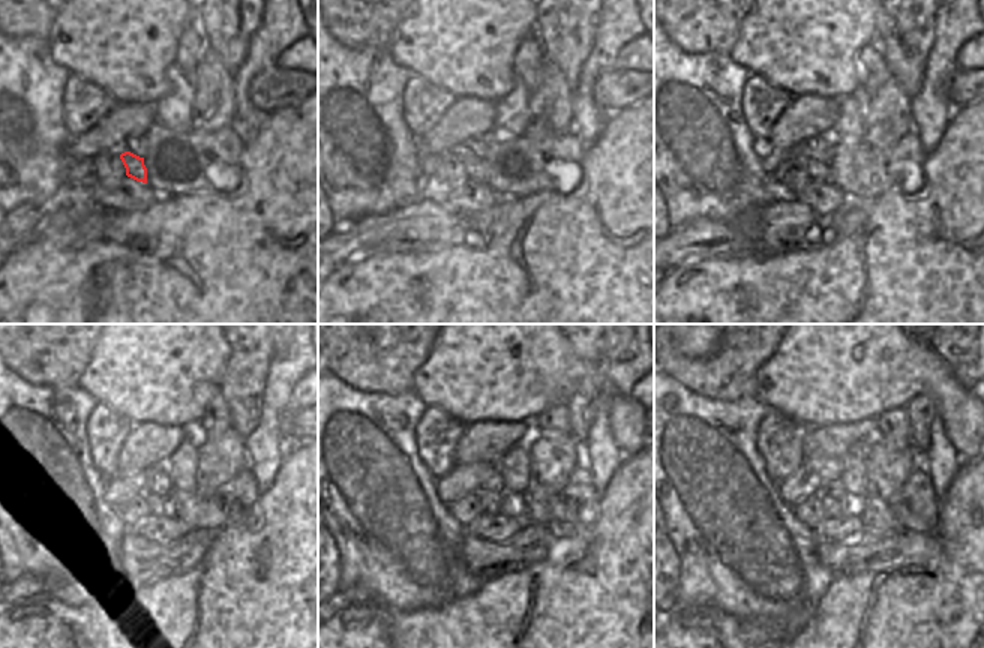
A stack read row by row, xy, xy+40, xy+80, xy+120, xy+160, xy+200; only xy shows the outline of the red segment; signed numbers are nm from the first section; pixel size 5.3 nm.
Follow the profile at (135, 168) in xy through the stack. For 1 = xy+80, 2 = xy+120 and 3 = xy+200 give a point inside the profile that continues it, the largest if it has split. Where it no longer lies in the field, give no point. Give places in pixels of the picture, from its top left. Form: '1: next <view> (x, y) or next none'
1: next xy+80 (818, 171)
2: next xy+120 (158, 506)
3: next xy+200 (831, 507)

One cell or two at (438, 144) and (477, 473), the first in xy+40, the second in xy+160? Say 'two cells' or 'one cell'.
two cells

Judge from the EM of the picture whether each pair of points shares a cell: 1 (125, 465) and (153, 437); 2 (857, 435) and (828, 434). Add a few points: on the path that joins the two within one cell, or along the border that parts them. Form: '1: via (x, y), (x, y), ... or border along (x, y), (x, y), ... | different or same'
1: via (132, 458), (146, 444) | same
2: via (849, 435), (836, 435) | same

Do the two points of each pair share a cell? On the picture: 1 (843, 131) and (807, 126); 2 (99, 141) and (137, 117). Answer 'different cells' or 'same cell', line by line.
1: different cells
2: same cell

